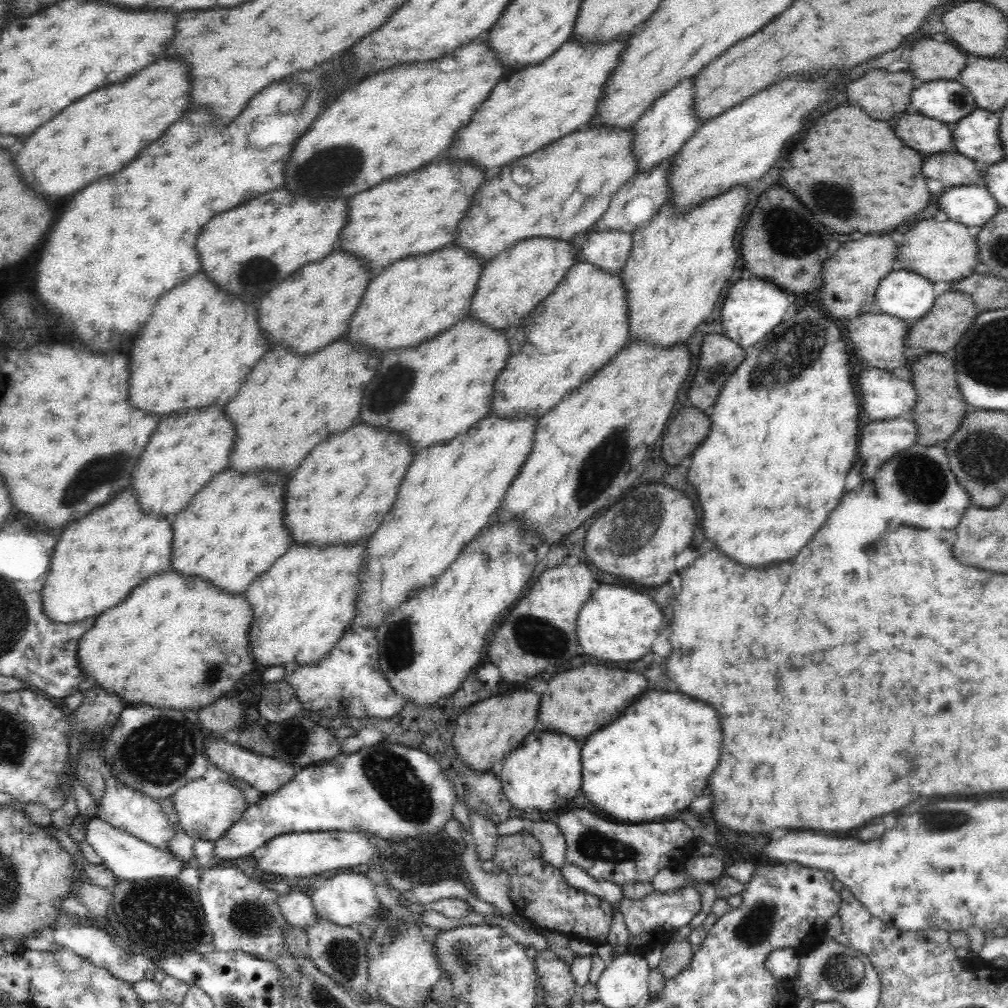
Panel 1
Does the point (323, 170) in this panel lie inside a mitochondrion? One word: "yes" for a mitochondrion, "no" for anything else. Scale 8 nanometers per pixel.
yes

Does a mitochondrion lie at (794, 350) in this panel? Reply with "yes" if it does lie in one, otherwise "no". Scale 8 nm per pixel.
yes

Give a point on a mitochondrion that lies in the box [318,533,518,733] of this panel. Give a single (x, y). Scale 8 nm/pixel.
(398, 649)

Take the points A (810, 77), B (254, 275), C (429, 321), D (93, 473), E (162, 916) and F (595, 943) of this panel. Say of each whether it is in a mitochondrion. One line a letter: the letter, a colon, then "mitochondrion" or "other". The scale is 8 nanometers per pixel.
A: other
B: mitochondrion
C: other
D: mitochondrion
E: mitochondrion
F: other

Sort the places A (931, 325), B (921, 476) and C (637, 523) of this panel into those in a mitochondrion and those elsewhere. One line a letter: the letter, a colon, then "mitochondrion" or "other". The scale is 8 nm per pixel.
A: other
B: mitochondrion
C: mitochondrion

